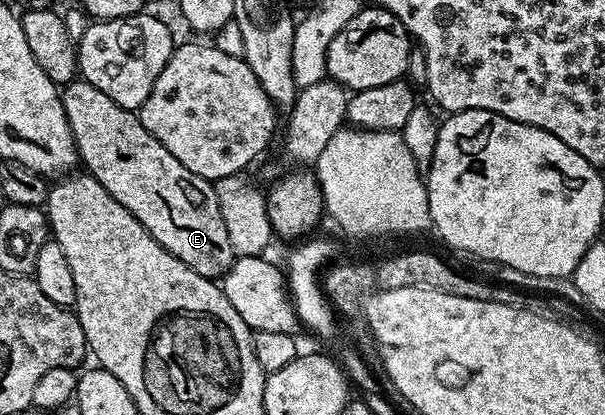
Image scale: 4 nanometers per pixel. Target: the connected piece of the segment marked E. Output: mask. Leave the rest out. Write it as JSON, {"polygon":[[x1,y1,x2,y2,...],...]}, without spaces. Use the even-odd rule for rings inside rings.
{"polygon":[[76,79,62,86,61,96,69,119,71,141,83,160,82,168,95,177,97,183,101,183,101,187,105,187,105,191,109,191,109,195,117,199,117,203,124,205,146,227,149,235,153,235,153,239,161,243,161,247,181,259,181,263,185,263,202,277,222,279,235,262,236,255,229,243,229,234,218,206,214,184,201,179,201,175,193,175,189,167,177,163,177,159,173,159,173,155,169,155,169,151,165,151,165,147,161,147,161,143,157,143,157,139,149,135,149,131,145,131,138,116,132,110,113,103,113,99,105,95,105,91,97,91,97,87,87,81]]}

